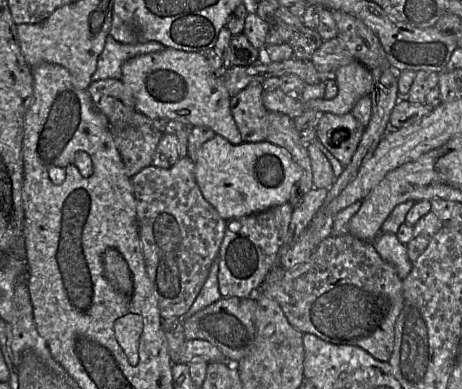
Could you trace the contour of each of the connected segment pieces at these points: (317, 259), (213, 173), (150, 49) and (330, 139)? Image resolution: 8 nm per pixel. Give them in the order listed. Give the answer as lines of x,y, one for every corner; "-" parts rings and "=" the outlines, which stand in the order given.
346,233
339,236
329,235
327,236
314,250
311,257
305,263
298,265
292,269
285,269
281,266
272,268
266,275
263,283
258,291
266,295
267,297
276,301
281,307
283,313
287,317
289,323
298,329
301,333
311,333
319,337
320,339
336,344
336,345
353,345
358,346
368,352
375,359
387,362
392,354
394,342
395,342
395,325
397,318
401,312
403,306
403,280
397,274
394,266
384,261
378,254
373,244
370,241
364,241
358,239
350,233
=
215,135
197,151
195,179
205,200
226,221
263,212
288,203
302,168
291,155
268,141
238,145
=
108,34
105,40
104,48
98,58
96,70
92,75
91,80
121,80
122,65
127,60
139,55
162,51
165,48
166,47
159,42
147,42
135,45
122,44
117,42
=
350,112
340,116
323,113
314,129
317,140
344,167
351,162
365,131

